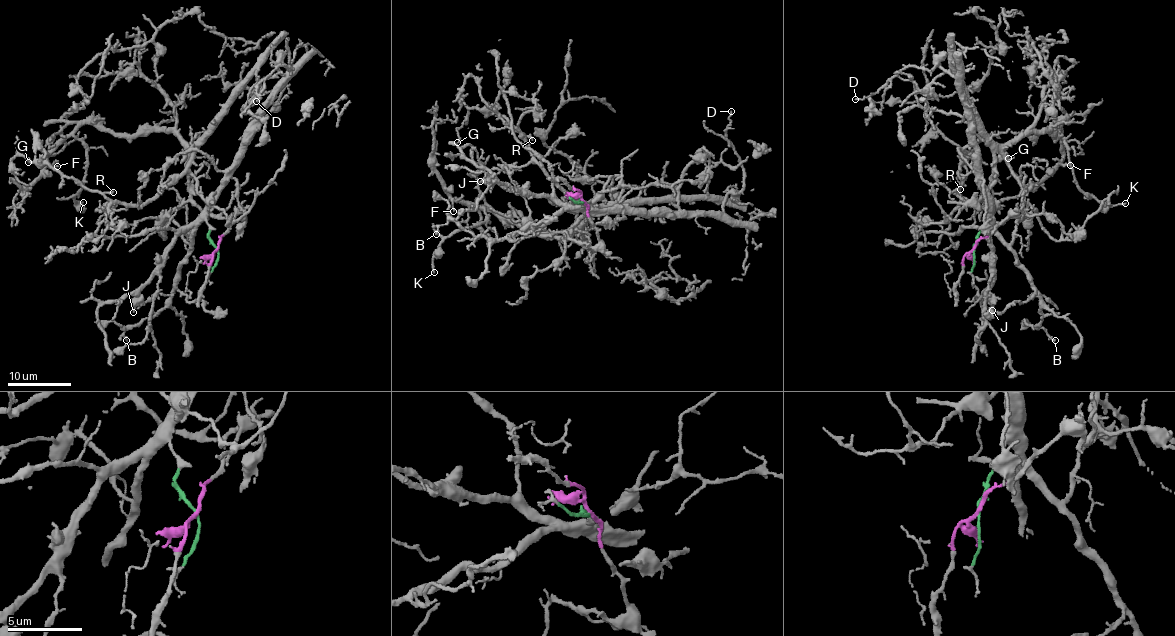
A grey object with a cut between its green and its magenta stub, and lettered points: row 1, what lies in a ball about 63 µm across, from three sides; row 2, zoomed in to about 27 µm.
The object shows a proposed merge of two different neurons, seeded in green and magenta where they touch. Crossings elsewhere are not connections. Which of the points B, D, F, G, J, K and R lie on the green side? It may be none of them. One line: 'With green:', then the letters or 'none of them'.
With green: B, D, J

